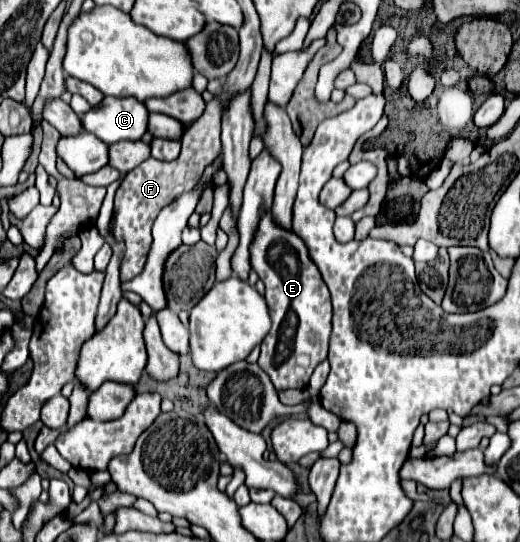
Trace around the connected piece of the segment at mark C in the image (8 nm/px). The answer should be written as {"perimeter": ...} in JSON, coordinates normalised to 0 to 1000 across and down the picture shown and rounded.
{"perimeter":[[[202,179],[198,190],[163,208],[156,223],[163,242],[213,268],[271,256],[283,245],[283,212],[279,190],[260,179]]]}

